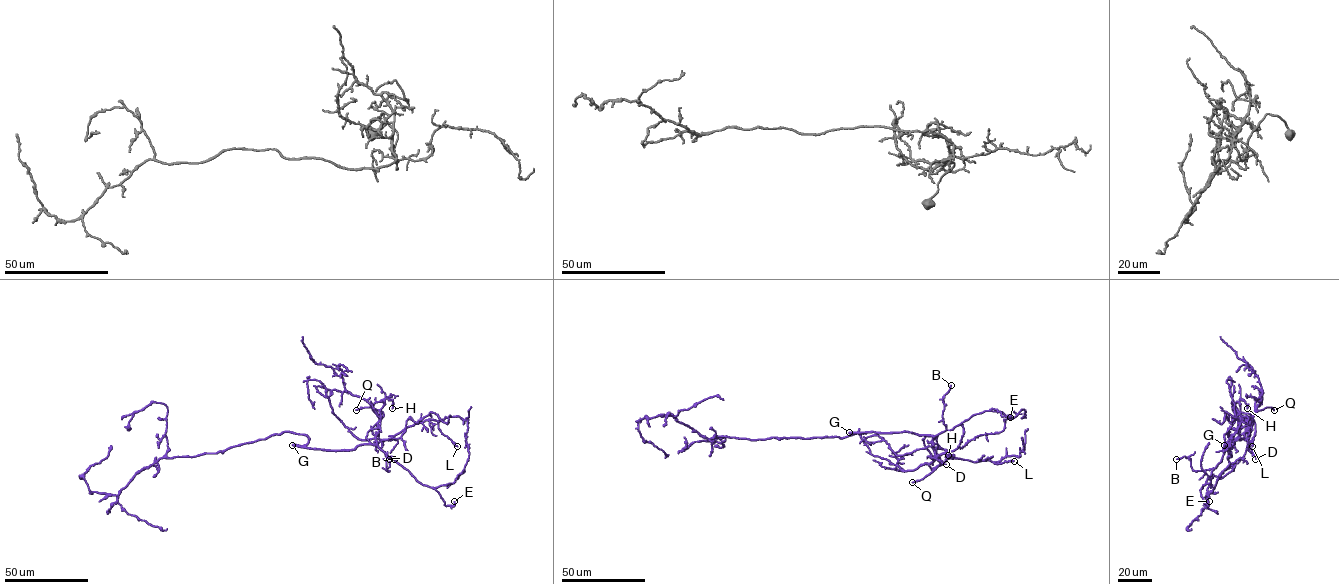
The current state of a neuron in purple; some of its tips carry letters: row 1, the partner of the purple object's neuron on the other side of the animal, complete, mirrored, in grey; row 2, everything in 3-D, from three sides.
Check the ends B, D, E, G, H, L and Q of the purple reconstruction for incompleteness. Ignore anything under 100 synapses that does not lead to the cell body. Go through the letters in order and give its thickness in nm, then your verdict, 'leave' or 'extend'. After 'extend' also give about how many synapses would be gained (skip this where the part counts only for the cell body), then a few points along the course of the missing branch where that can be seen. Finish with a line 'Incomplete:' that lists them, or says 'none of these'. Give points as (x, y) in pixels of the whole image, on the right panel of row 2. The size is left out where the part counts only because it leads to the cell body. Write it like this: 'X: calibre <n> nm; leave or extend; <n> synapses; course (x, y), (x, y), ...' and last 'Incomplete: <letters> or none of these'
B: calibre 160 nm; leave
D: calibre 120 nm; leave
E: calibre 180 nm; leave
G: calibre 240 nm; leave
H: calibre 130 nm; leave
L: calibre 200 nm; leave
Q: calibre 170 nm; extend; course (1274, 410), (1281, 417), (1283, 427)
Incomplete: Q

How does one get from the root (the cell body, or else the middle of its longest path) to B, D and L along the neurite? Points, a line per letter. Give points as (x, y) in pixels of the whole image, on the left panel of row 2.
B: (277, 434), (305, 435), (301, 446), (312, 448), (376, 445), (387, 471), (394, 459)
D: (277, 434), (305, 435), (308, 442), (301, 447), (349, 450), (376, 445), (378, 432), (375, 444), (389, 459)
L: (277, 434), (305, 435), (301, 447), (349, 450), (434, 420), (457, 446)

